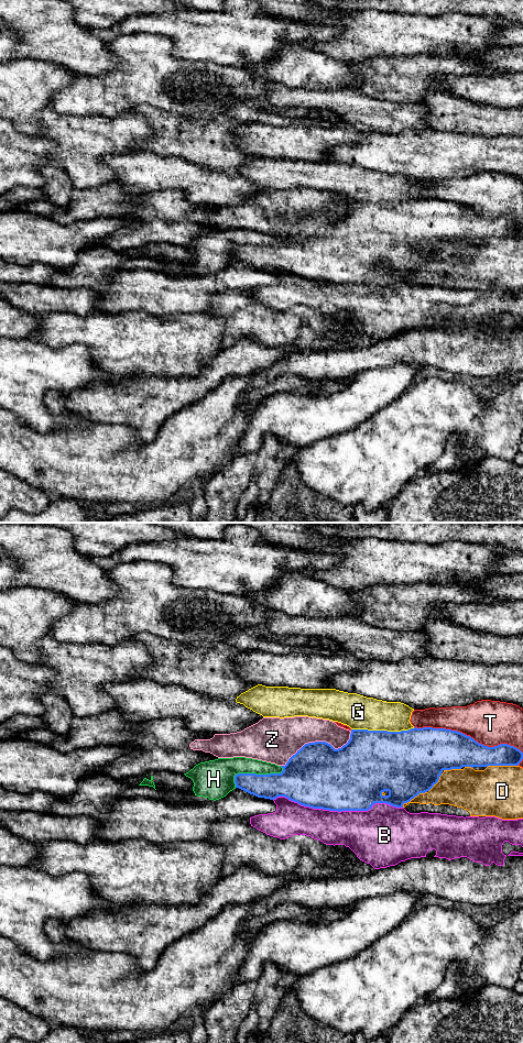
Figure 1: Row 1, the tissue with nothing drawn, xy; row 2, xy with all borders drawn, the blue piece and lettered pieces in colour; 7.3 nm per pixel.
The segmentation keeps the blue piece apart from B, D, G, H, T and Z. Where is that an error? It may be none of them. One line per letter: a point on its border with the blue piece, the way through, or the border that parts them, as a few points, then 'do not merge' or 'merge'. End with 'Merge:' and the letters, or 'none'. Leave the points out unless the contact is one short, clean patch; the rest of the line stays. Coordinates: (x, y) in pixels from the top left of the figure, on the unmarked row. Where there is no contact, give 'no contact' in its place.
B: xy (338, 283) | do not merge
D: xy (502, 237) | do not merge
G: xy (382, 202) | do not merge
H: xy (253, 245) | do not merge
T: xy (468, 208) | do not merge
Z: xy (318, 213) | do not merge
Merge: none

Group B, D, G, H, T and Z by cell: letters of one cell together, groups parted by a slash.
B / D / G / H / T / Z

